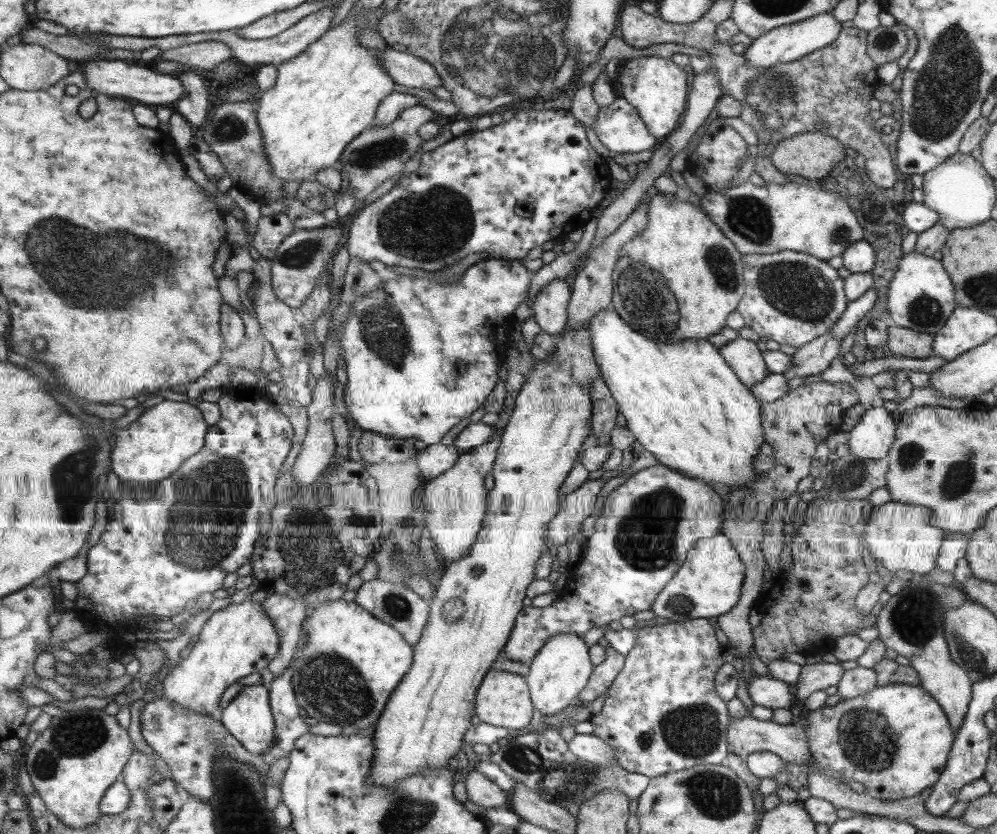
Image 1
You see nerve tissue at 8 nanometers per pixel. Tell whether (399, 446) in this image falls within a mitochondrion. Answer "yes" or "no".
no

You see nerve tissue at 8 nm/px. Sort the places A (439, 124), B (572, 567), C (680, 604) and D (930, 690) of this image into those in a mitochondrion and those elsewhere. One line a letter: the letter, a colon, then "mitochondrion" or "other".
A: other
B: other
C: mitochondrion
D: other

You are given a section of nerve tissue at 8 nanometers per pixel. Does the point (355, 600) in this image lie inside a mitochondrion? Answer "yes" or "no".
no

